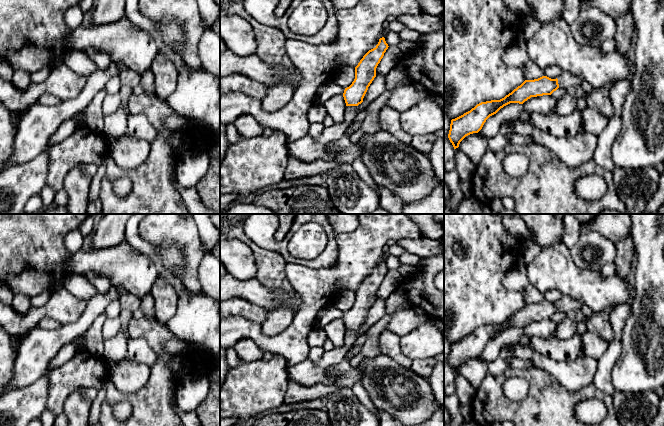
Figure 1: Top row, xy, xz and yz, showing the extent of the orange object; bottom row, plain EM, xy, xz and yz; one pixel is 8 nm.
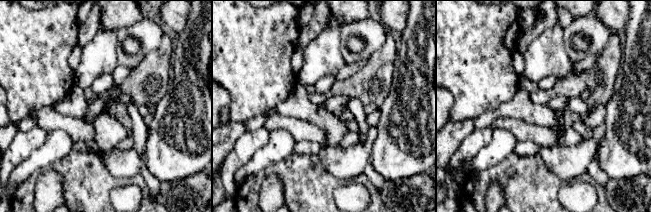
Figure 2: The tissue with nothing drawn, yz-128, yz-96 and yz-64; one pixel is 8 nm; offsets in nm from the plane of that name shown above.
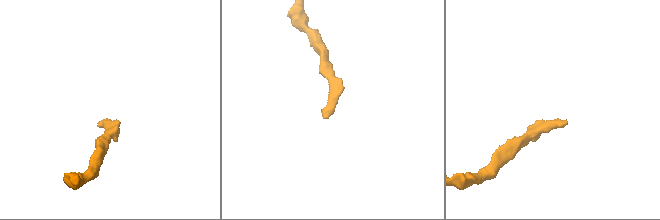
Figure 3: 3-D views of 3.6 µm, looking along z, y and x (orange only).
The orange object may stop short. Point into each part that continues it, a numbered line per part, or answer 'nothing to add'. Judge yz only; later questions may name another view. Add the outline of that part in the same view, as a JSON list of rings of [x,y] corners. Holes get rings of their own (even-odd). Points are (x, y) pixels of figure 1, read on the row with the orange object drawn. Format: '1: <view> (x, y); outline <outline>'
1: yz (566, 80); outline [[[562,71],[562,73],[557,79],[559,88],[562,89],[569,89],[571,87],[579,86],[584,82],[580,76],[571,74],[568,71]]]

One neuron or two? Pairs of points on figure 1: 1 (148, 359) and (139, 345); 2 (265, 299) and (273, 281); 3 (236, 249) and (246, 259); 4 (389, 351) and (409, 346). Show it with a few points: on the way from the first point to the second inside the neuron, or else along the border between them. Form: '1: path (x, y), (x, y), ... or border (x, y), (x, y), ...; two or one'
1: path (146, 356), (139, 348); one
2: border (255, 278), (269, 289), (281, 289), (292, 292); two
3: path (238, 251), (244, 257); one
4: border (400, 336), (400, 350), (412, 360); two

